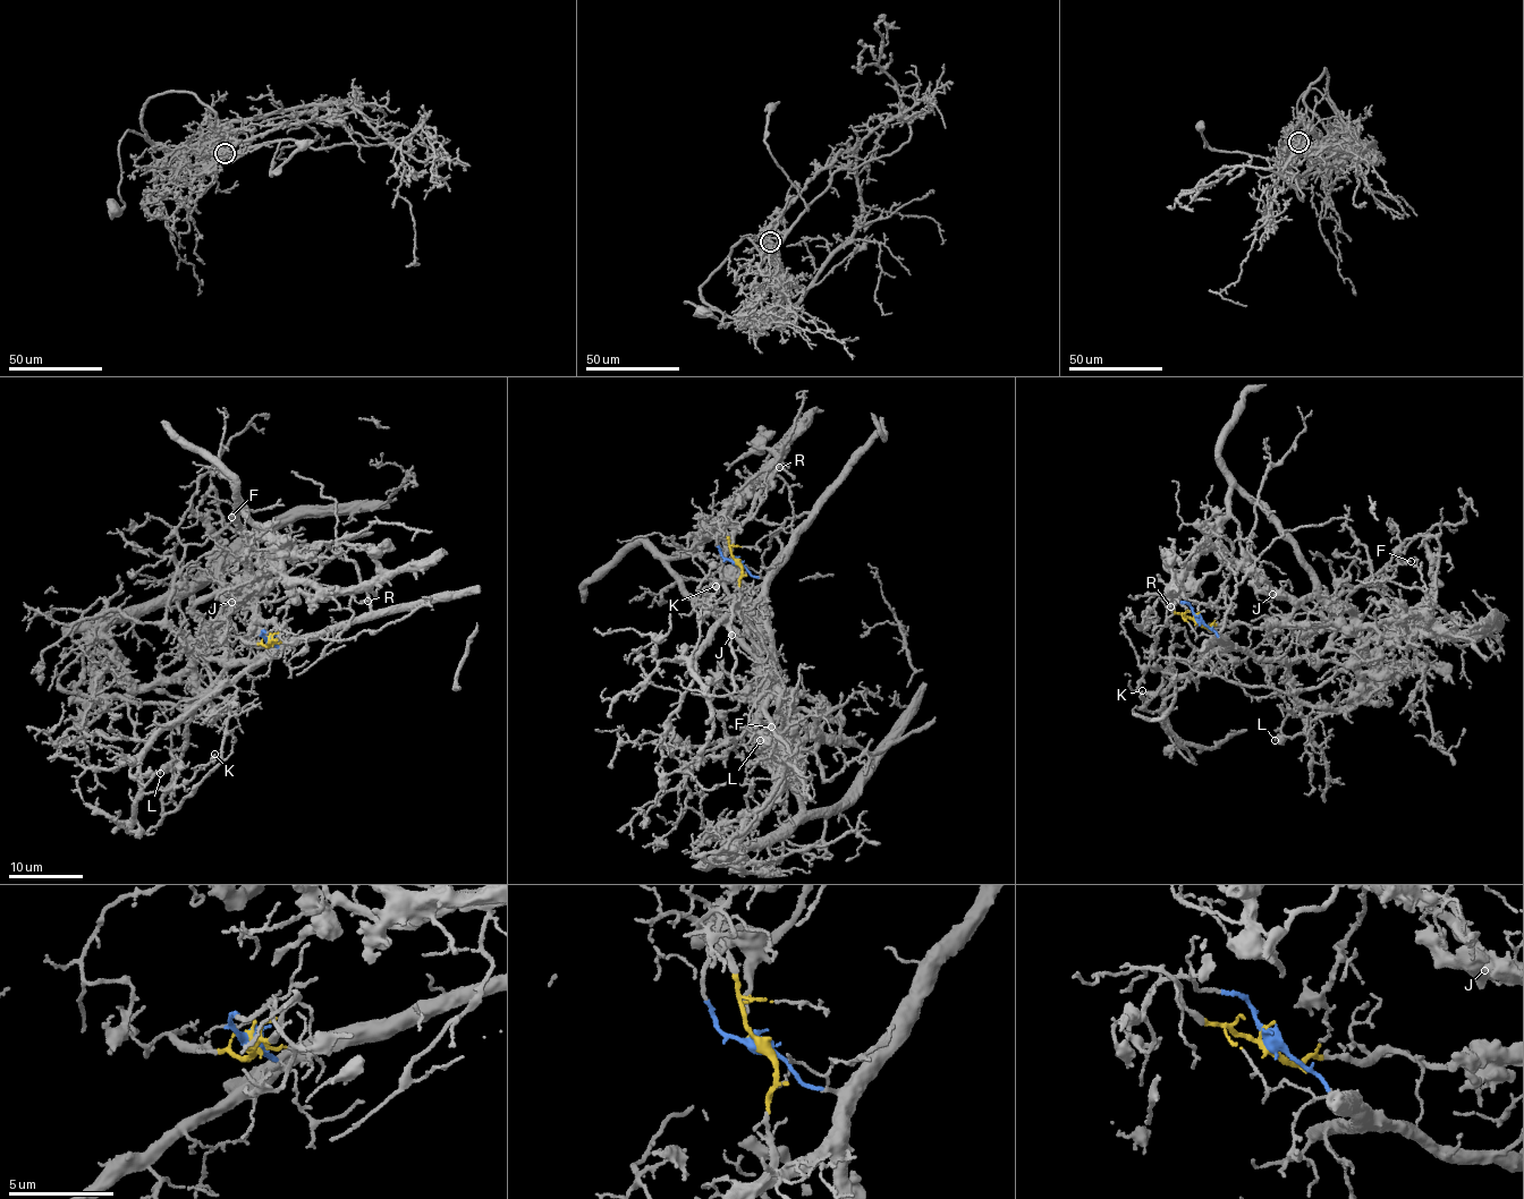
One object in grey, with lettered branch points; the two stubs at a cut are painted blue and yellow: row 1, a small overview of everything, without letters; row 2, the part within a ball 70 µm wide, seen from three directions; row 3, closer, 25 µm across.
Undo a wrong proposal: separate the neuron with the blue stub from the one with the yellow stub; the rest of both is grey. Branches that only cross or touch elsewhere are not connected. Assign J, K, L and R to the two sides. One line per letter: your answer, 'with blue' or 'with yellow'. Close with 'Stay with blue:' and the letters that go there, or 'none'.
J: with yellow
K: with blue
L: with blue
R: with yellow
Stay with blue: K, L

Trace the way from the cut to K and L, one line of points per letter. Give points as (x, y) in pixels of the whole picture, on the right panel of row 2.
K: (1196, 619), (1227, 645), (1208, 646), (1197, 656), (1200, 663), (1169, 687), (1159, 712), (1142, 708), (1142, 690)
L: (1196, 619), (1258, 658), (1279, 660), (1286, 665), (1310, 738), (1281, 736), (1273, 740)

